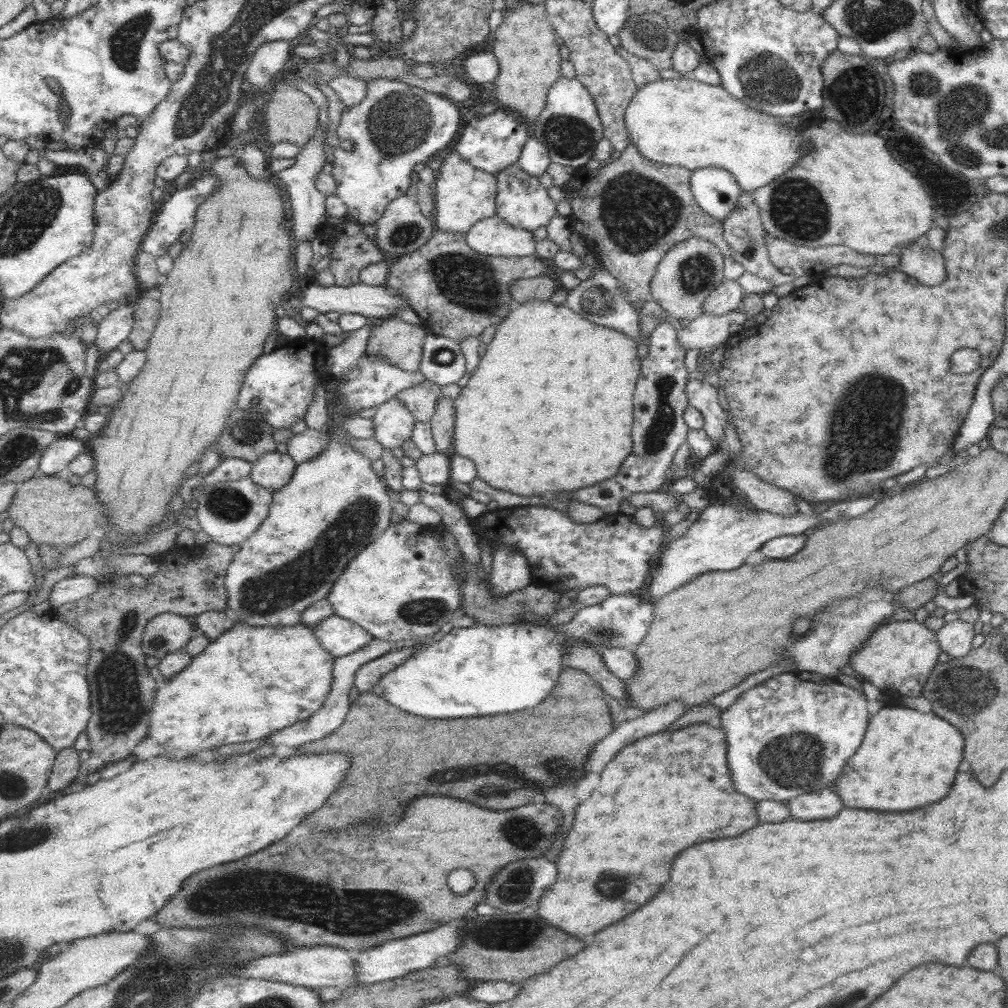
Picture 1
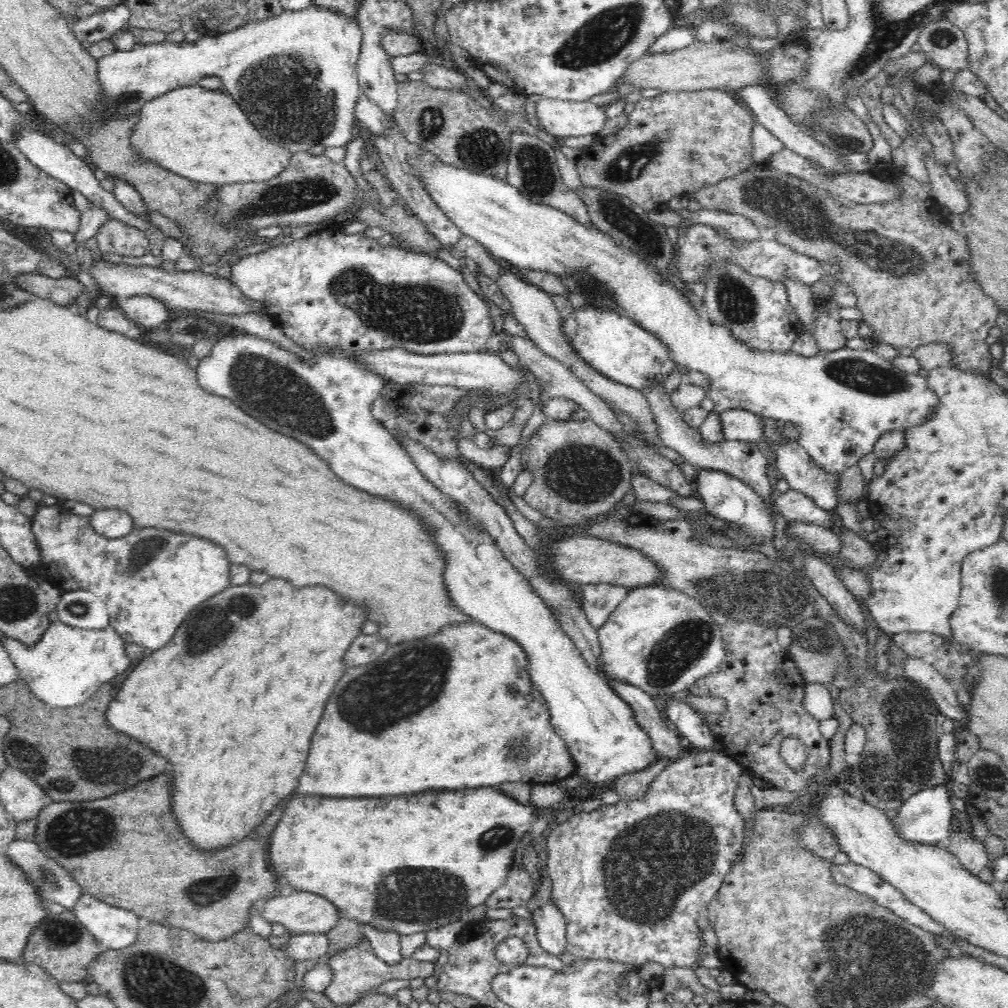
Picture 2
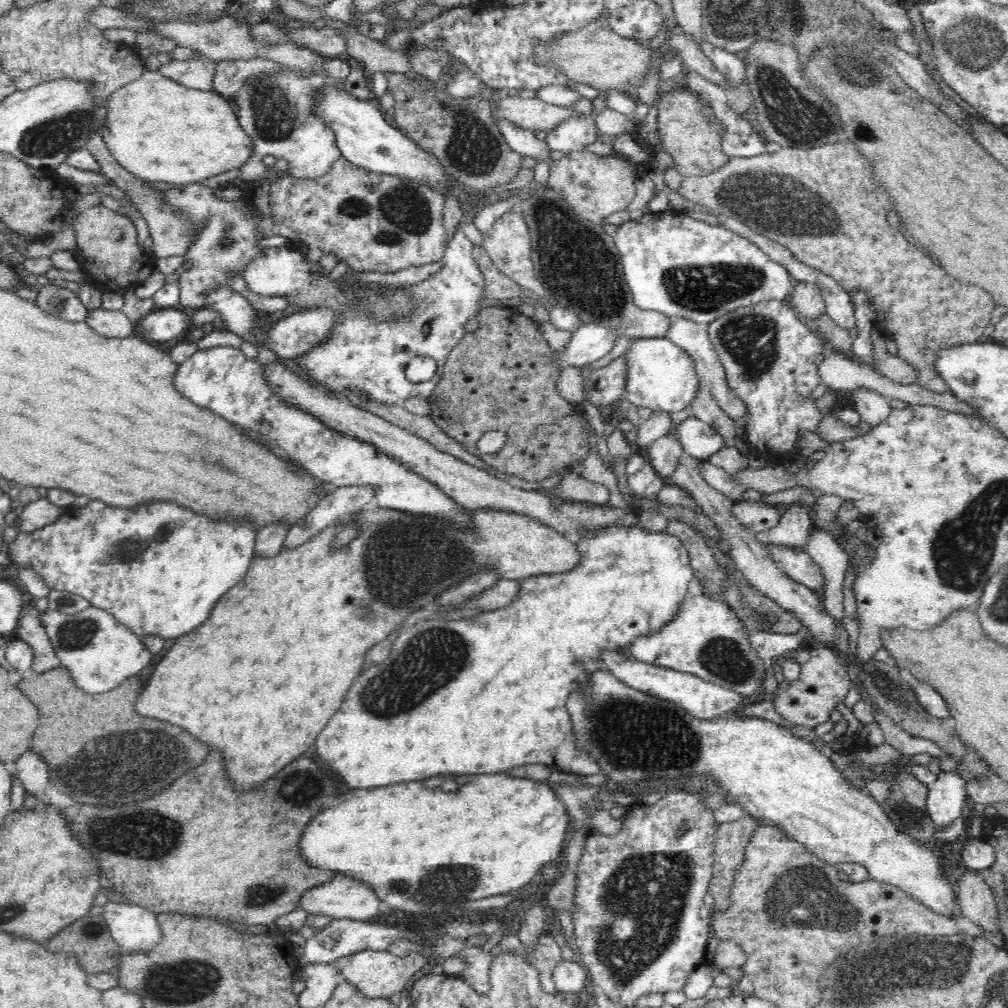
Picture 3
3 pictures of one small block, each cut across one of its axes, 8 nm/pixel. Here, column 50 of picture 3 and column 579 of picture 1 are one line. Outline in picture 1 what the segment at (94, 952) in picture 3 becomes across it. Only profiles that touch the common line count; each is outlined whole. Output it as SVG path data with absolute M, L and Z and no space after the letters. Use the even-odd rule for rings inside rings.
M503 912L500 915L470 913L461 920L464 922L463 945L444 962L457 965L464 977L475 982L500 980L523 983L536 974L549 972L556 964L583 951L587 942L553 926L538 912Z

